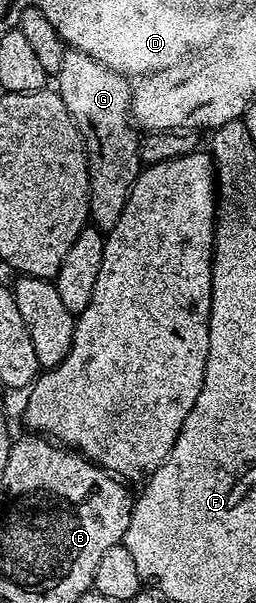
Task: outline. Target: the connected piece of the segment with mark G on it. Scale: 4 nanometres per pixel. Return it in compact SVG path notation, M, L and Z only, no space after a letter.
M67 50L56 73L56 91L64 102L64 110L72 118L86 151L86 169L90 179L89 223L108 234L120 222L130 187L140 171L138 159L139 133L130 119L132 84L119 72L108 71L83 52Z

